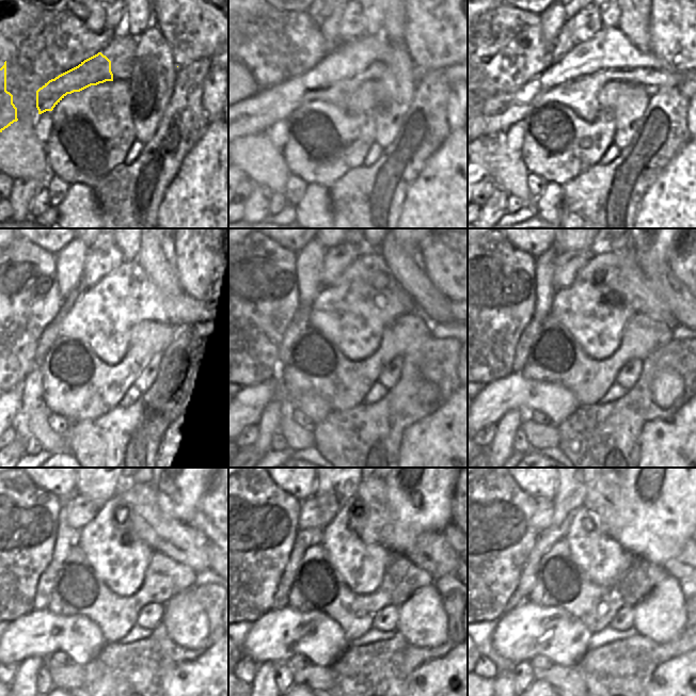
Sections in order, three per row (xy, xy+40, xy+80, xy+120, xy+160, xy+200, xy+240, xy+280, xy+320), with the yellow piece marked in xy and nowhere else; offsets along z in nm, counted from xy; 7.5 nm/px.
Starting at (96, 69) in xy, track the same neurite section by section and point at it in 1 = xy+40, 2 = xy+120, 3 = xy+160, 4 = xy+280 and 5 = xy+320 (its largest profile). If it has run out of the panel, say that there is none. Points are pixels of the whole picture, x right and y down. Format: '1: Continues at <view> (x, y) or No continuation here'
1: Continues at xy+40 (333, 79)
2: Continues at xy+120 (104, 315)
3: Continues at xy+160 (353, 313)
4: Continues at xy+280 (351, 540)
5: Continues at xy+320 (601, 557)

